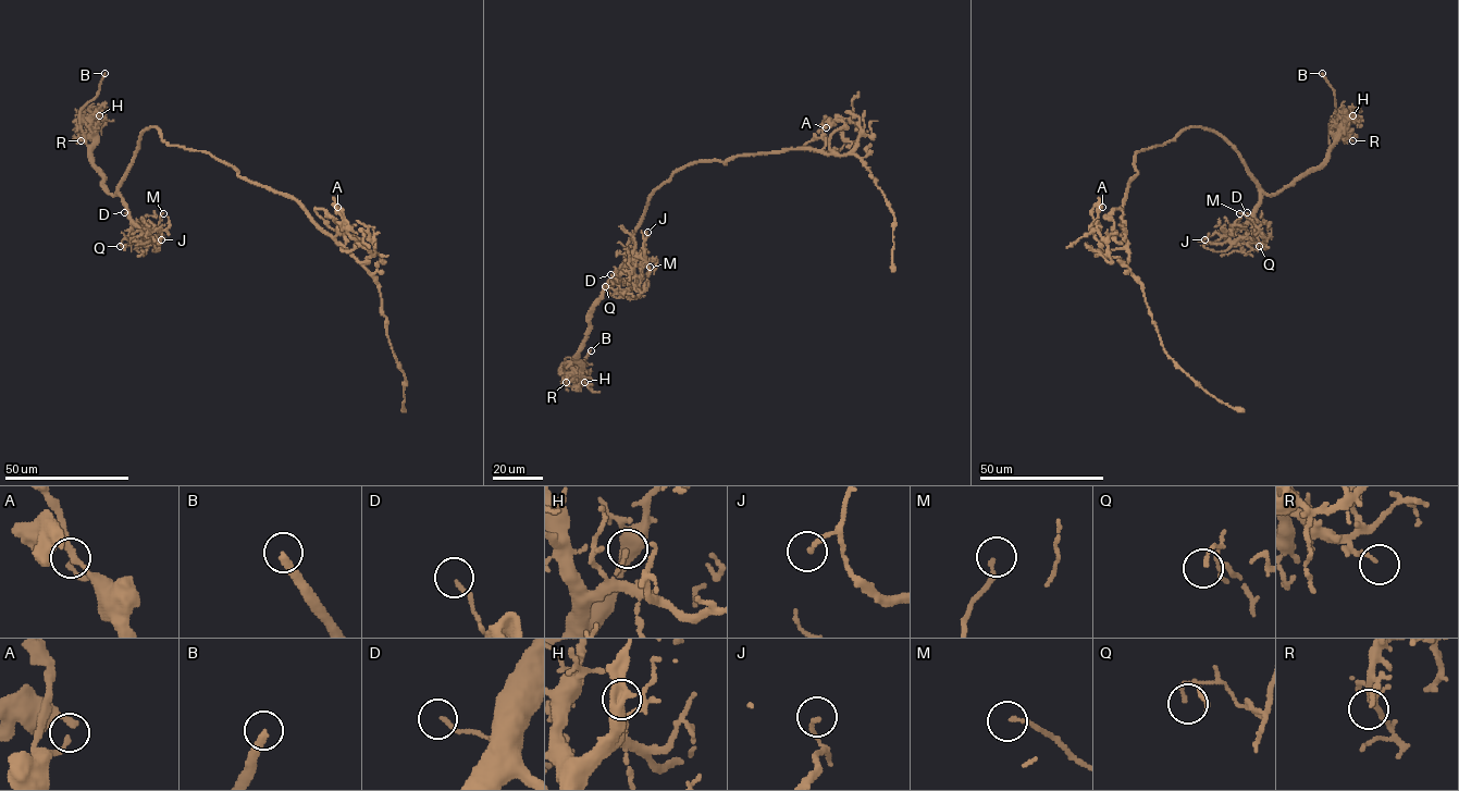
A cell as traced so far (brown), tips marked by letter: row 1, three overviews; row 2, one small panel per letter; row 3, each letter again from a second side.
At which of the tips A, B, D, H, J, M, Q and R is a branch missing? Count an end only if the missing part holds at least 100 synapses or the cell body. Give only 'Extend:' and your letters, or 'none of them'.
Extend: B

